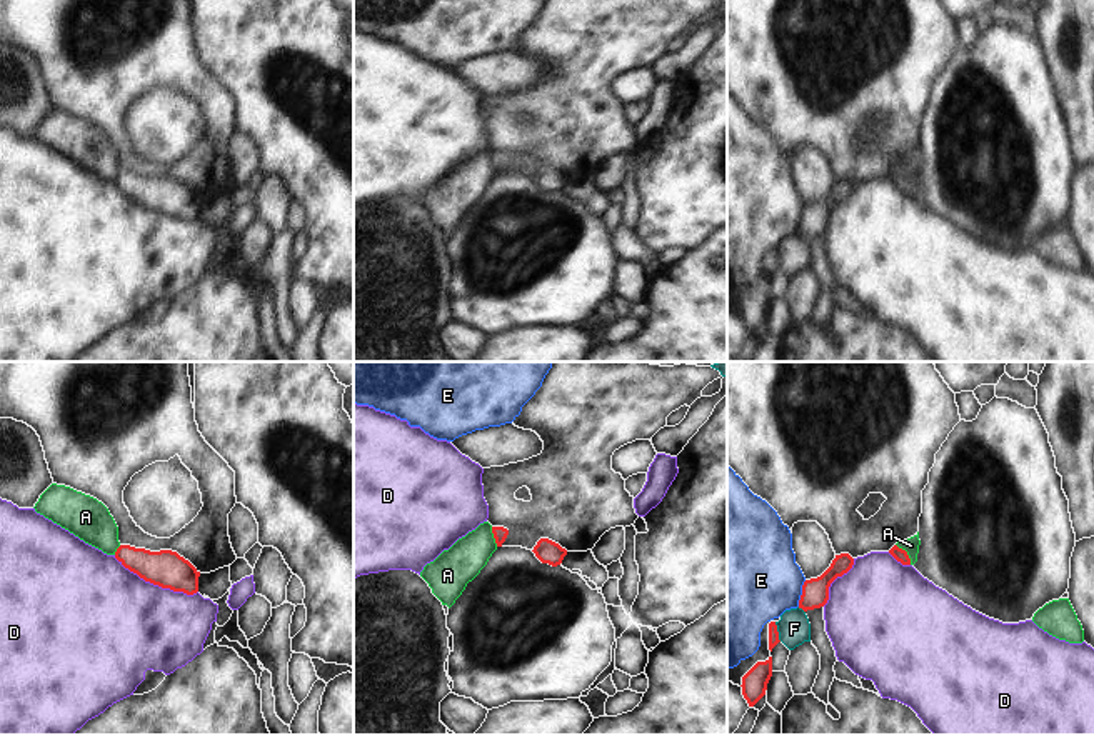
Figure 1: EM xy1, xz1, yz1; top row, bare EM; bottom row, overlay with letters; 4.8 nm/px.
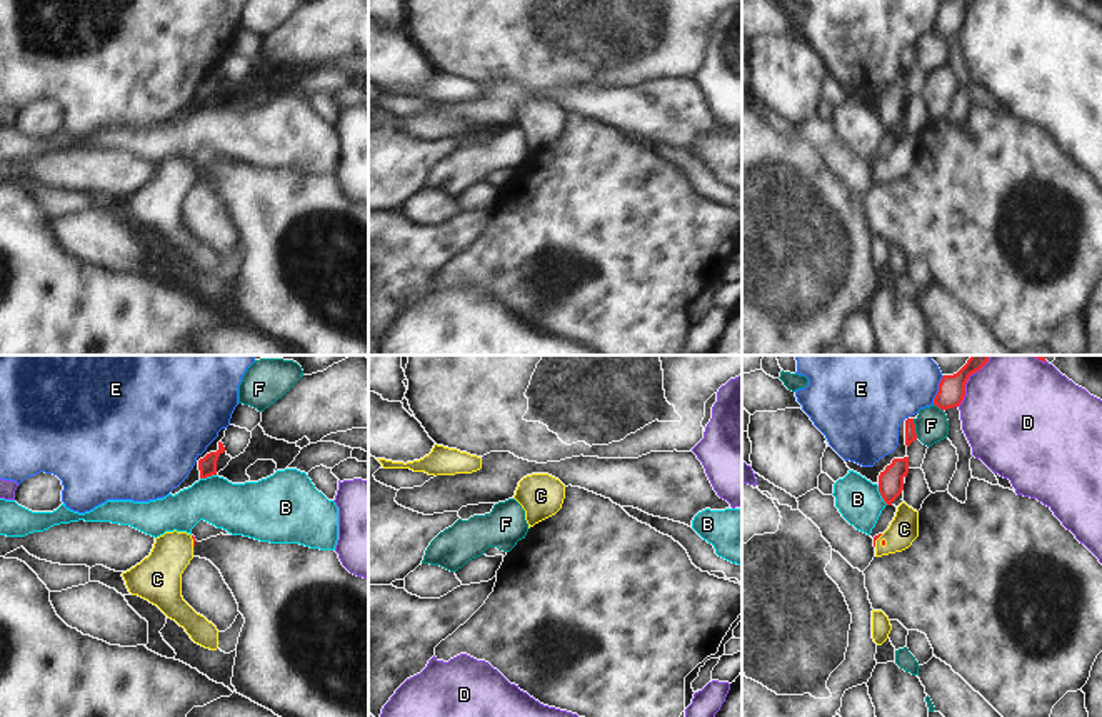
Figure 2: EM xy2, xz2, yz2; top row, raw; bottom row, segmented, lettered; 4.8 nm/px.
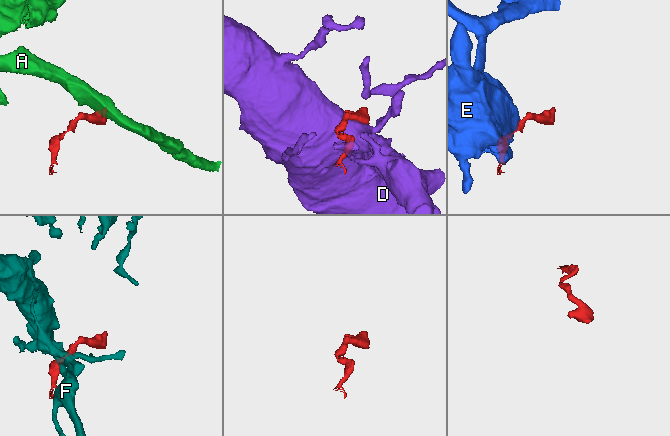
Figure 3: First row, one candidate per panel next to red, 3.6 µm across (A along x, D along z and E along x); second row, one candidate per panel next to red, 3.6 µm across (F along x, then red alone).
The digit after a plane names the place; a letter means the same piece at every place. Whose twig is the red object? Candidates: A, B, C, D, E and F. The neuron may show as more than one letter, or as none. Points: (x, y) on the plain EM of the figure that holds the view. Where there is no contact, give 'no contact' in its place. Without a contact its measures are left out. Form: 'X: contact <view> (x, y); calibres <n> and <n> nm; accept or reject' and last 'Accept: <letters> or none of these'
A: contact yz1 (906, 180); calibres 70 and 80 nm; reject
B: contact yz2 (882, 122); calibres 130 and 220 nm; reject
C: contact yz2 (876, 165); calibres 20 and 140 nm; accept
D: contact xy1 (155, 210); calibres 180 and 480 nm; reject
E: contact yz2 (939, 17); calibres 130 and 240 nm; reject
F: contact yz1 (777, 259); calibres 50 and 160 nm; reject
Accept: C

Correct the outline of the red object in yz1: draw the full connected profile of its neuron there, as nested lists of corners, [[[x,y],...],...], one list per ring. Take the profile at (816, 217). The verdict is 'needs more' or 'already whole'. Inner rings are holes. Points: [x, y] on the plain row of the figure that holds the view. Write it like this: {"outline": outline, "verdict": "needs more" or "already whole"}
{"outline": [[[849,180],[836,182],[831,193],[817,205],[805,207],[802,212],[802,222],[799,235],[804,238],[820,235],[829,227],[829,213],[837,205],[847,200],[854,192],[854,185]]], "verdict": "already whole"}

